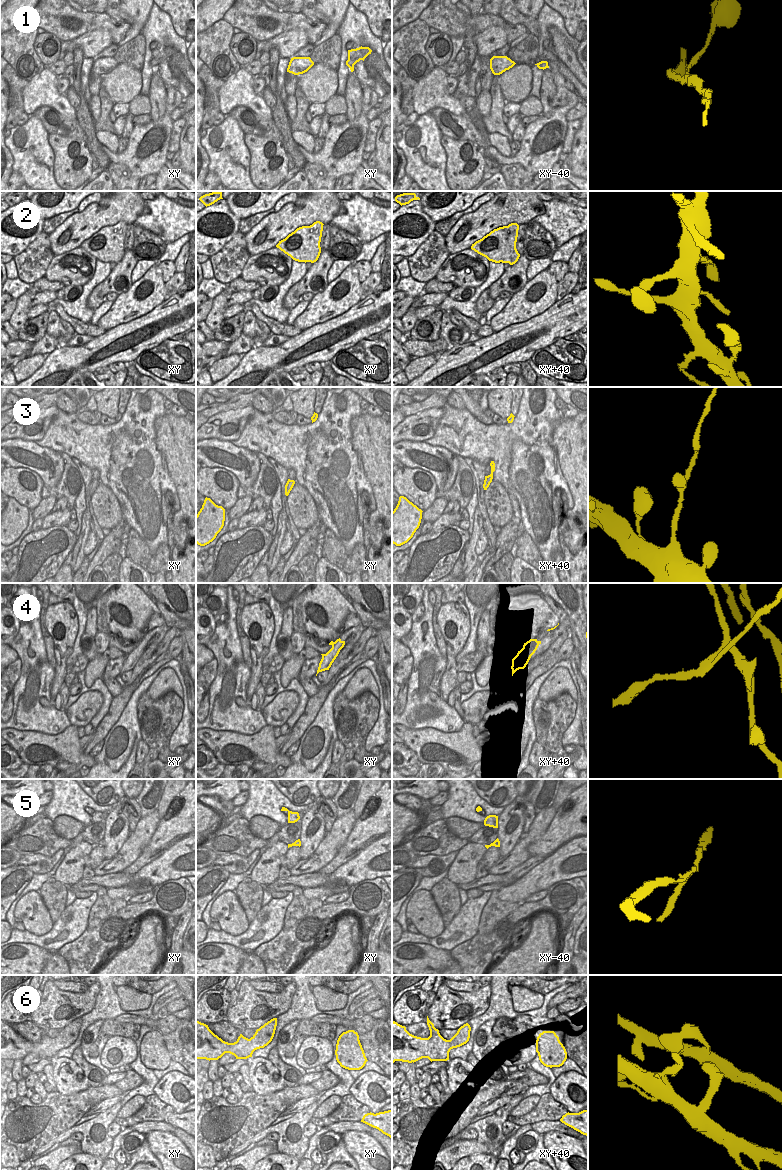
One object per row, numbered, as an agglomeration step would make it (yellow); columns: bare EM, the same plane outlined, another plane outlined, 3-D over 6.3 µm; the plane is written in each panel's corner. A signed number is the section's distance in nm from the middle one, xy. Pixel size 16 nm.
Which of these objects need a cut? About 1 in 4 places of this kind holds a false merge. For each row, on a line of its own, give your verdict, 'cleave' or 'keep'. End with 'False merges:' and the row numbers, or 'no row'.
1: keep
2: keep
3: cleave
4: cleave
5: cleave
6: keep
False merges: 3, 4, 5

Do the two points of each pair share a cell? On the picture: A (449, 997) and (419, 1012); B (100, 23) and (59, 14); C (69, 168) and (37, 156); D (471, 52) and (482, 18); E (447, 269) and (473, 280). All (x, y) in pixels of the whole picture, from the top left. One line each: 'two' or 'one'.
A: two
B: one
C: two
D: two
E: one

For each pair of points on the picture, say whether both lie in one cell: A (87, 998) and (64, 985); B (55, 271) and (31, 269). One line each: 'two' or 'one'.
A: two
B: two

